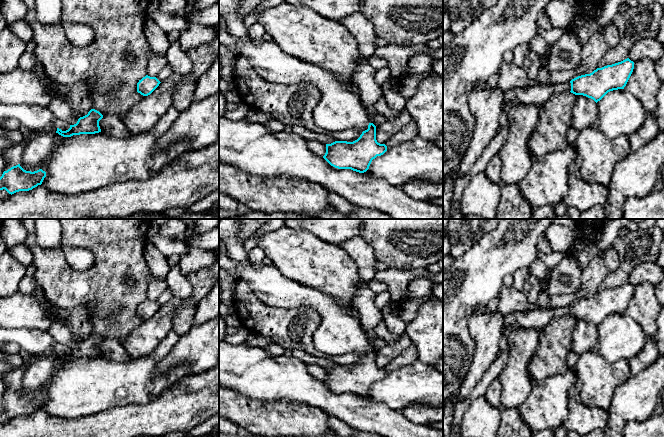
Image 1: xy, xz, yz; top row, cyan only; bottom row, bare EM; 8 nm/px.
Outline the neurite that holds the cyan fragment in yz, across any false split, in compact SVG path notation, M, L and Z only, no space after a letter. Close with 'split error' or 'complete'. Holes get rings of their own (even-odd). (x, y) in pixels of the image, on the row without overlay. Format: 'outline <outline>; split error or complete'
outline M629 282L602 292L590 298L578 300L570 305L571 317L593 323L596 327L608 316L624 313L634 293Z; complete

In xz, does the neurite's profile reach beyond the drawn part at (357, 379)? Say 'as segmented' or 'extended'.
extended

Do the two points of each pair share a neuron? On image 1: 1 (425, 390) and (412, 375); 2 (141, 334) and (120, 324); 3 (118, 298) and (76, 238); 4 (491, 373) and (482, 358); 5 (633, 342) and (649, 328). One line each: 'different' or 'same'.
1: same
2: different
3: same
4: different
5: different

